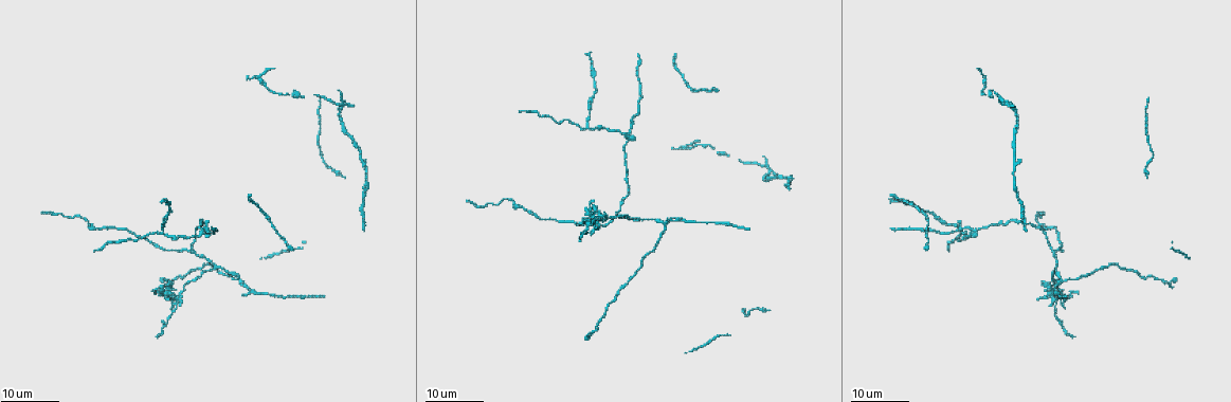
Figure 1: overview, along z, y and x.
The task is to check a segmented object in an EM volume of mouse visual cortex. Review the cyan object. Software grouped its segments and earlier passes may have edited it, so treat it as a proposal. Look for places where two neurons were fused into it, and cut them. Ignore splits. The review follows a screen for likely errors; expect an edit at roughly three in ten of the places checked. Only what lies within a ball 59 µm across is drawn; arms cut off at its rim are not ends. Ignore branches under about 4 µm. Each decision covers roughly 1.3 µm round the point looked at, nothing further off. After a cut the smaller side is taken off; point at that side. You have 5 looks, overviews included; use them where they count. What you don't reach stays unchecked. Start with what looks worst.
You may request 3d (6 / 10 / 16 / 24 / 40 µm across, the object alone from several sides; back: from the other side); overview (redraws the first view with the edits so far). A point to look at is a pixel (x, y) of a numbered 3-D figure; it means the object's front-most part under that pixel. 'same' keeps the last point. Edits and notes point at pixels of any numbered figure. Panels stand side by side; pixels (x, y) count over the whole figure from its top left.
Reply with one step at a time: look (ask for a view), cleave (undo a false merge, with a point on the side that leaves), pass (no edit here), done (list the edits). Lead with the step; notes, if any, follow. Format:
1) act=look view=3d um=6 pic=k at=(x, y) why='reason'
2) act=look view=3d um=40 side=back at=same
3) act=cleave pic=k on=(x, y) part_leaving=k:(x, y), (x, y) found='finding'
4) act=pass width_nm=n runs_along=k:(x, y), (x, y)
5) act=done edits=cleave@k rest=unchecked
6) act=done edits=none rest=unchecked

act=look view=3d um=16 pic=1 at=(179, 300) why='four or more arms meet'

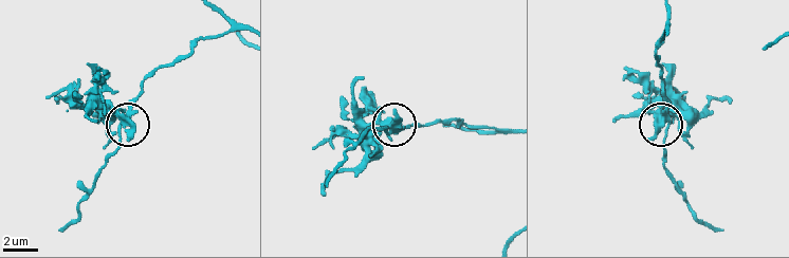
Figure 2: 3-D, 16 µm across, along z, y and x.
act=look view=3d um=10 pic=2 at=(389, 127)

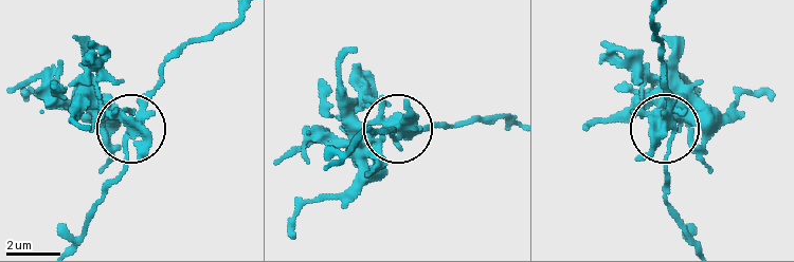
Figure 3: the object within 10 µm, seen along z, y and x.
act=cleave pic=3 on=(696, 111) side_arm_um=6 part_leaving=3:(403, 128), (385, 142), (358, 182), (303, 205), (292, 235) found='a second neuron is stuck on'

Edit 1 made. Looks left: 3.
act=look view=overview why='see it whole again'

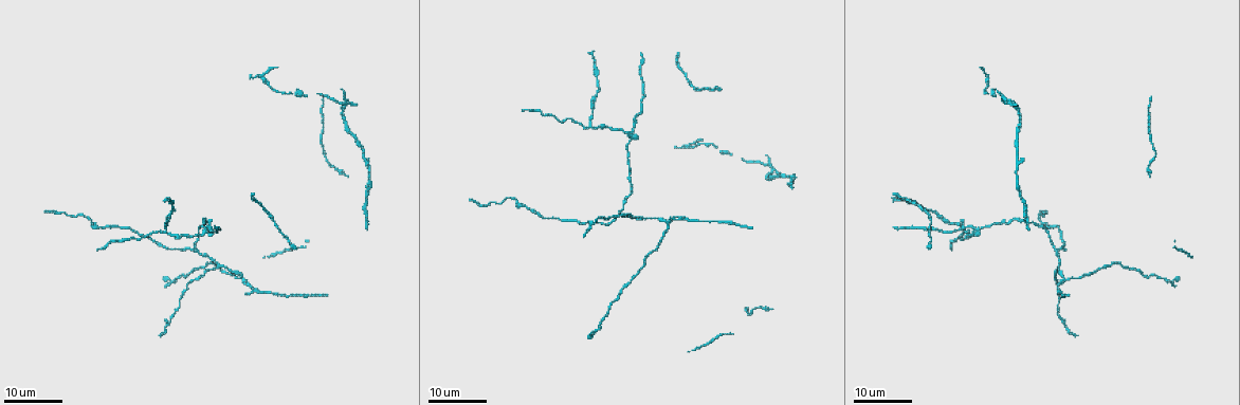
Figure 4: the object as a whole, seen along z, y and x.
act=look view=3d um=16 pic=4 at=(218, 266) why='side arm on a straight run'

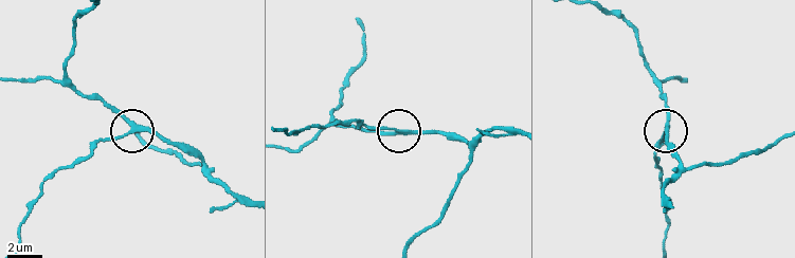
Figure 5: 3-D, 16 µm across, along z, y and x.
act=look view=3d um=6 pic=5 at=(134, 125)

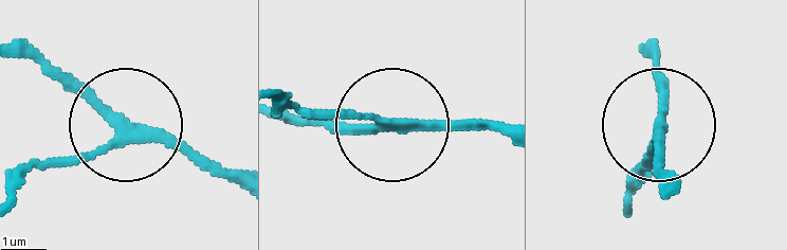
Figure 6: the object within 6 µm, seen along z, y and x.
act=pass side_arm_um=20 runs_along=6:(238, 188), (169, 146), (124, 135), (44, 165), (15, 192) found='one neuron here'

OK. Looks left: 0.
act=done edits=cleave@3 rest=unchecked

